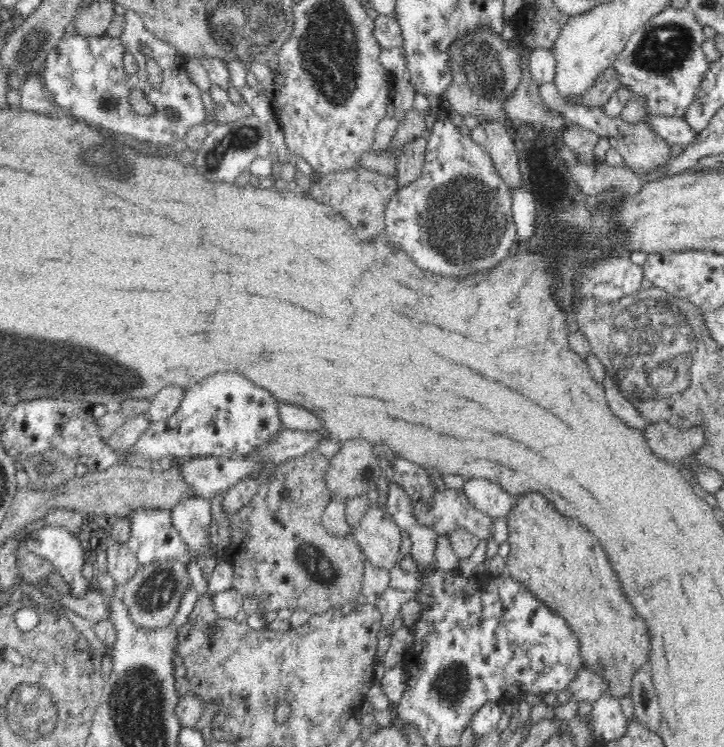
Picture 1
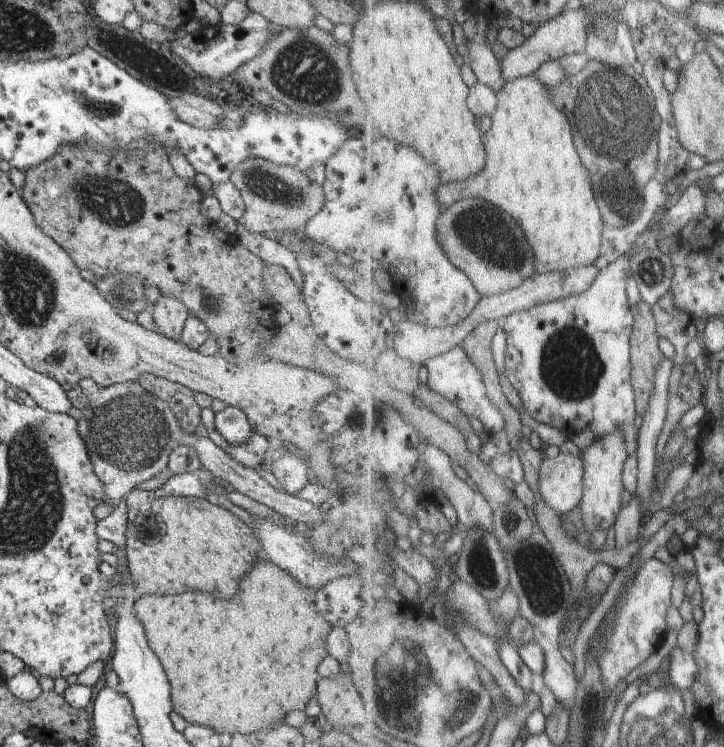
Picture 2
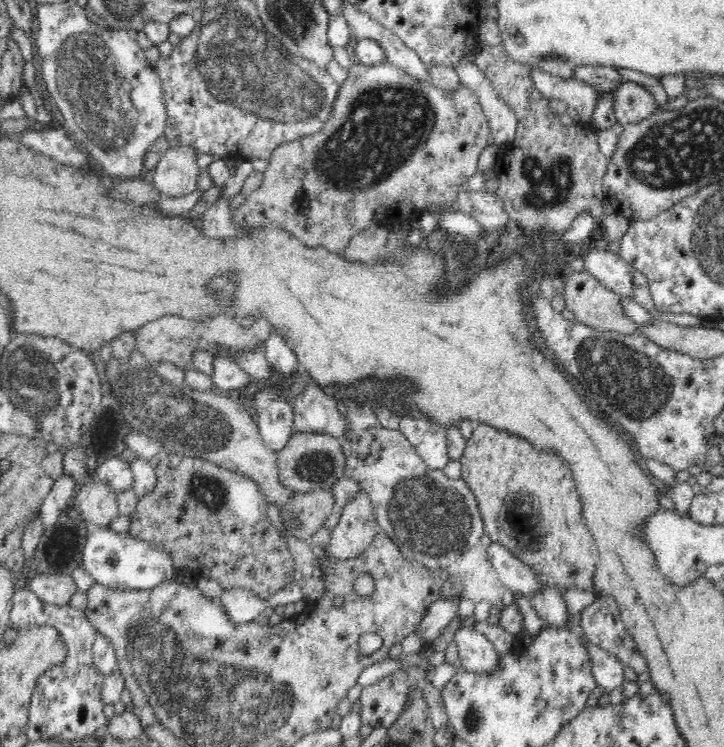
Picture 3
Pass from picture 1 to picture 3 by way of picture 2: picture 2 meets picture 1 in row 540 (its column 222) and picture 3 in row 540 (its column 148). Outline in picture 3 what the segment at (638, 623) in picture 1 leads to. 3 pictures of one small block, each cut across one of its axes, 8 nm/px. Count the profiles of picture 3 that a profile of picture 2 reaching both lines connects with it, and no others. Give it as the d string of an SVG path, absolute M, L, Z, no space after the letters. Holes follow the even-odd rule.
M486 422L474 423L474 431L470 440L467 441L466 448L464 448L464 454L460 458L461 462L461 477L463 481L470 487L470 490L474 493L477 500L477 505L485 526L485 532L490 535L492 543L498 543L506 547L514 556L521 559L524 564L530 566L530 569L534 572L538 572L538 579L543 584L548 584L548 588L557 589L561 593L567 590L588 590L592 591L594 588L594 570L595 562L597 561L599 552L596 550L596 544L593 537L590 536L587 526L585 525L585 518L583 518L583 505L576 486L575 477L570 470L570 467L564 462L564 459L557 454L550 454L548 452L536 452L537 448L534 445L530 445L526 439L516 437L506 431L500 431L494 429L490 425L486 425Z

